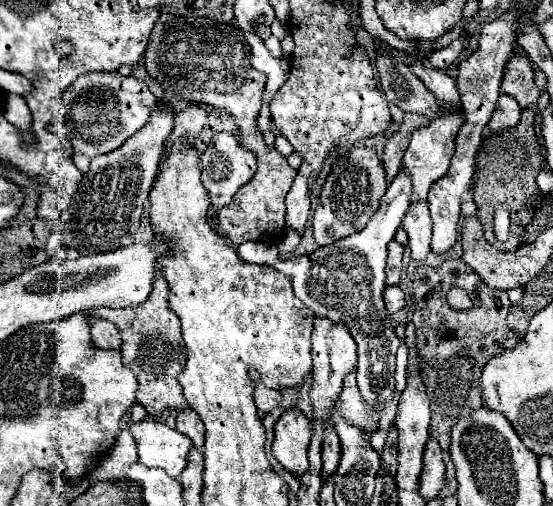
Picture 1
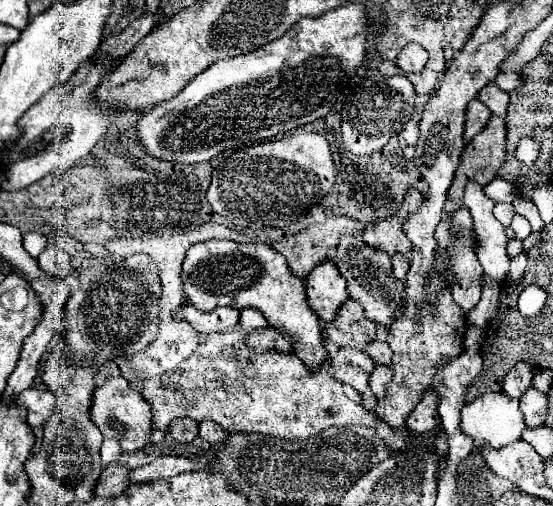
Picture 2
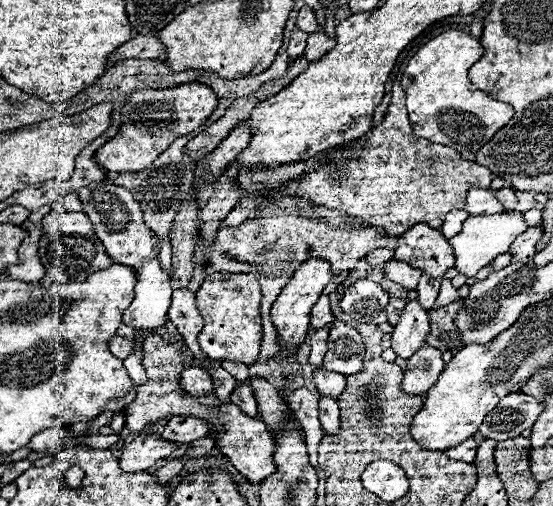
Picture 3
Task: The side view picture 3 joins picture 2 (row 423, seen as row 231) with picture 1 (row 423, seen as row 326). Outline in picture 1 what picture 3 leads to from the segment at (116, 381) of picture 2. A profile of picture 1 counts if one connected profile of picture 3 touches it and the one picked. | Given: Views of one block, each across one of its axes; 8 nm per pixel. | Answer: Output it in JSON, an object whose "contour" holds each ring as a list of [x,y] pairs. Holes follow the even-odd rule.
{"contour":[[[152,418],[132,422],[130,432],[138,446],[140,464],[148,468],[162,468],[172,478],[182,474],[192,448],[190,438]]]}

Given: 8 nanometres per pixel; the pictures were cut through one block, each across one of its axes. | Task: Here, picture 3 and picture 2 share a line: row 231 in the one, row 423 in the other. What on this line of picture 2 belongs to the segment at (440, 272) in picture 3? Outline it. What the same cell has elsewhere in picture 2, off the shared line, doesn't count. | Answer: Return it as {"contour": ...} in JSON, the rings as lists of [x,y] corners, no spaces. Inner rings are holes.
{"contour":[[[428,392],[422,402],[412,410],[412,414],[406,420],[408,430],[412,434],[424,434],[424,432],[434,432],[440,430],[440,420],[436,412],[436,394]]]}

